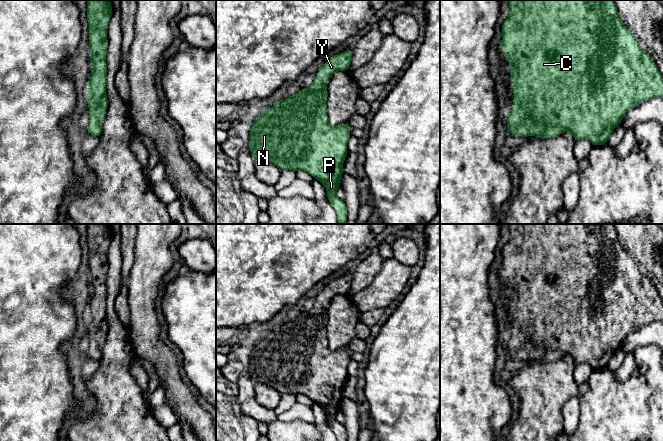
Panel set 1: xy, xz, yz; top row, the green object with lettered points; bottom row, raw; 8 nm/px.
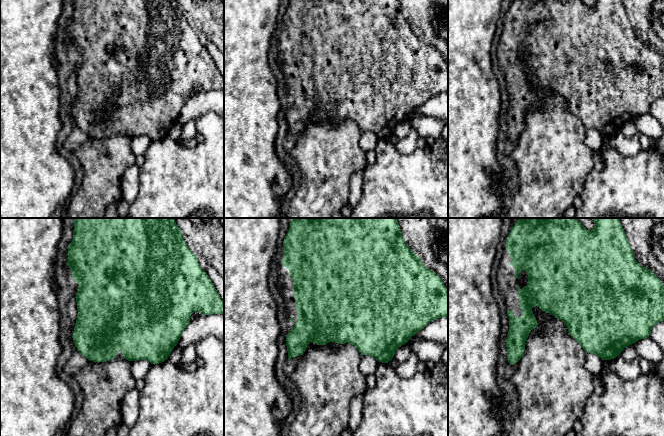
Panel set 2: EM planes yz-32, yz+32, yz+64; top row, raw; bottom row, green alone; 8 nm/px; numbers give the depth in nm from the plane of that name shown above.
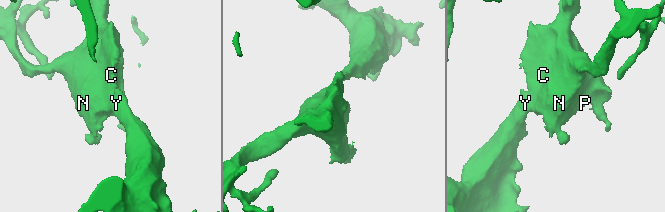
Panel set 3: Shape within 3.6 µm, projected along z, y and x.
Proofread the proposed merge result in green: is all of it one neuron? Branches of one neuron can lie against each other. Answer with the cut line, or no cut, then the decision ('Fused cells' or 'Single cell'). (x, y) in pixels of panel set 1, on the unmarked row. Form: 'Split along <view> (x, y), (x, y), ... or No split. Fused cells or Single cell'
No split. Single cell

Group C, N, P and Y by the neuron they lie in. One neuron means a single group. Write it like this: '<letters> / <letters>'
C N P Y

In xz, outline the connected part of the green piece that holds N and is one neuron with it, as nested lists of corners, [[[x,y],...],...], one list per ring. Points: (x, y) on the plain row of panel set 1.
[[[352,273],[336,278],[325,285],[318,294],[315,305],[307,312],[301,313],[295,319],[277,326],[272,332],[263,334],[262,338],[252,347],[248,371],[254,384],[263,384],[273,388],[278,393],[296,396],[302,394],[309,397],[315,404],[325,409],[327,423],[335,434],[337,441],[347,441],[347,430],[344,424],[337,421],[343,399],[343,386],[348,377],[347,366],[351,360],[348,346],[330,350],[327,339],[327,309],[336,295],[347,296],[353,283]]]

